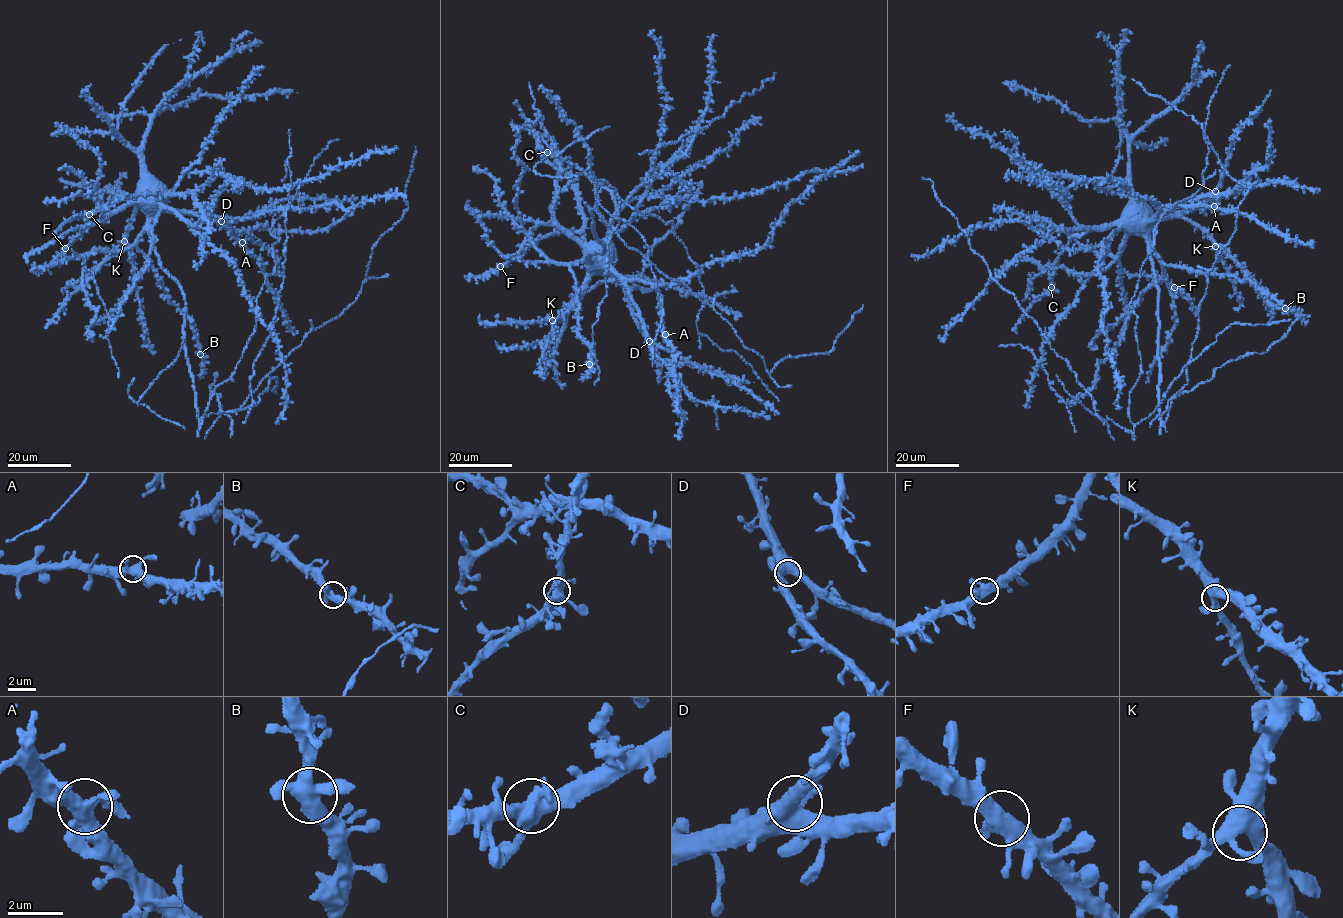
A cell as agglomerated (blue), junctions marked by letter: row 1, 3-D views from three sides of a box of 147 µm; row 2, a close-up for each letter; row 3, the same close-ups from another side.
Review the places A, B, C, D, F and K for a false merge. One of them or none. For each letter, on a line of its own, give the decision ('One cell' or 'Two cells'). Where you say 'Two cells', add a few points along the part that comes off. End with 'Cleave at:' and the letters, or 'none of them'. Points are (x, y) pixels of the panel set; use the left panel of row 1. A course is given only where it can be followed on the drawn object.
A: One cell
B: One cell
C: One cell
D: One cell
F: One cell
K: One cell
Cleave at: none of them

